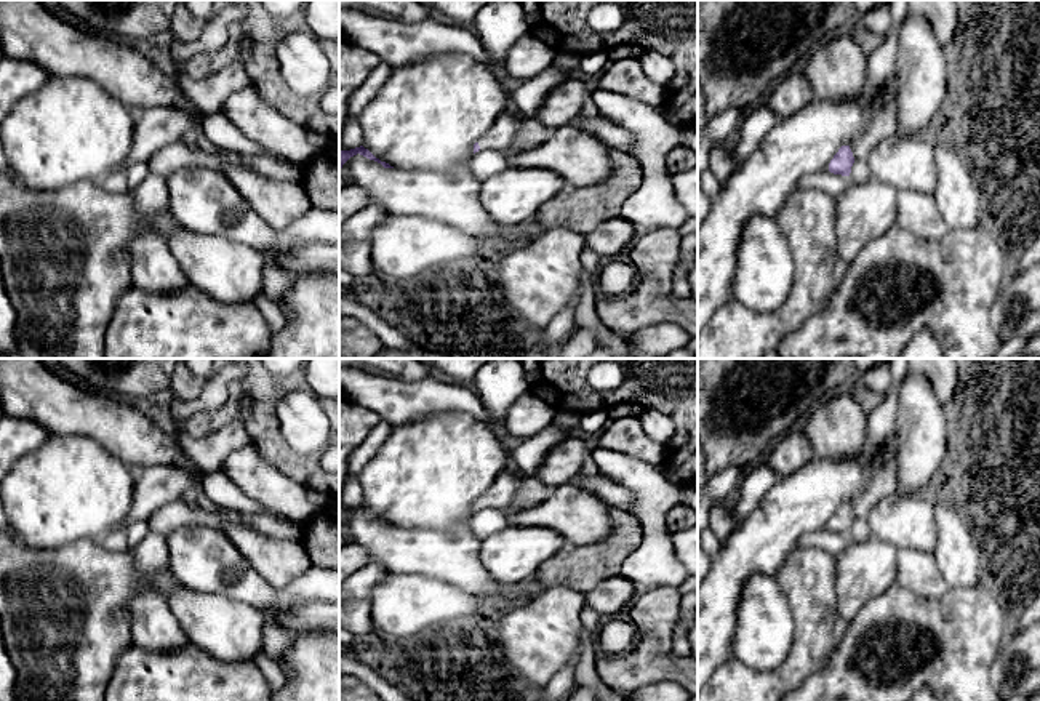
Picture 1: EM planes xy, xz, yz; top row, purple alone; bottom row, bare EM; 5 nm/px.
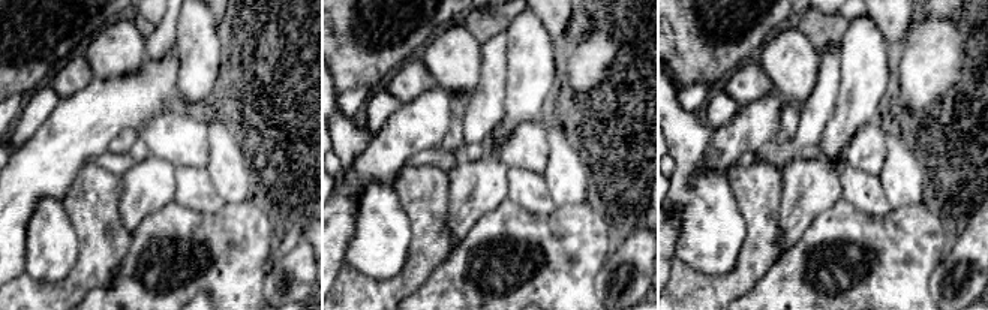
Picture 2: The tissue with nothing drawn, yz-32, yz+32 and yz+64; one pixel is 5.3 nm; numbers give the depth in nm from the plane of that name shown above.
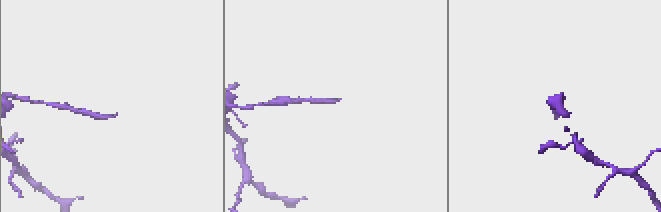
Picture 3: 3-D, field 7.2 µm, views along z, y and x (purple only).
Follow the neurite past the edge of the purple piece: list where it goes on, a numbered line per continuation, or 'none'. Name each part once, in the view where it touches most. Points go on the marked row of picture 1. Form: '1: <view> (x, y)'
1: xz (506, 127)

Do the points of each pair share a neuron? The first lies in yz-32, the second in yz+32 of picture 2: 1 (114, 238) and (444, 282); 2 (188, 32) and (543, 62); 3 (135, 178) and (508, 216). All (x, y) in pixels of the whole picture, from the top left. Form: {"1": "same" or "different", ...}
{"1": "different", "2": "same", "3": "different"}

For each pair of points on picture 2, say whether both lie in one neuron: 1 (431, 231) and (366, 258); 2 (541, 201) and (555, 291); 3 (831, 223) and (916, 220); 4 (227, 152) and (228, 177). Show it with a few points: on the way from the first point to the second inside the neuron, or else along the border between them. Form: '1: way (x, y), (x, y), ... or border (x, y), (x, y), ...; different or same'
1: border (402, 205), (411, 229), (411, 246), (399, 271); different
2: border (511, 199), (531, 213), (550, 214), (556, 208); different
3: way (852, 229), (895, 229); same
4: way (227, 157), (228, 171); same

